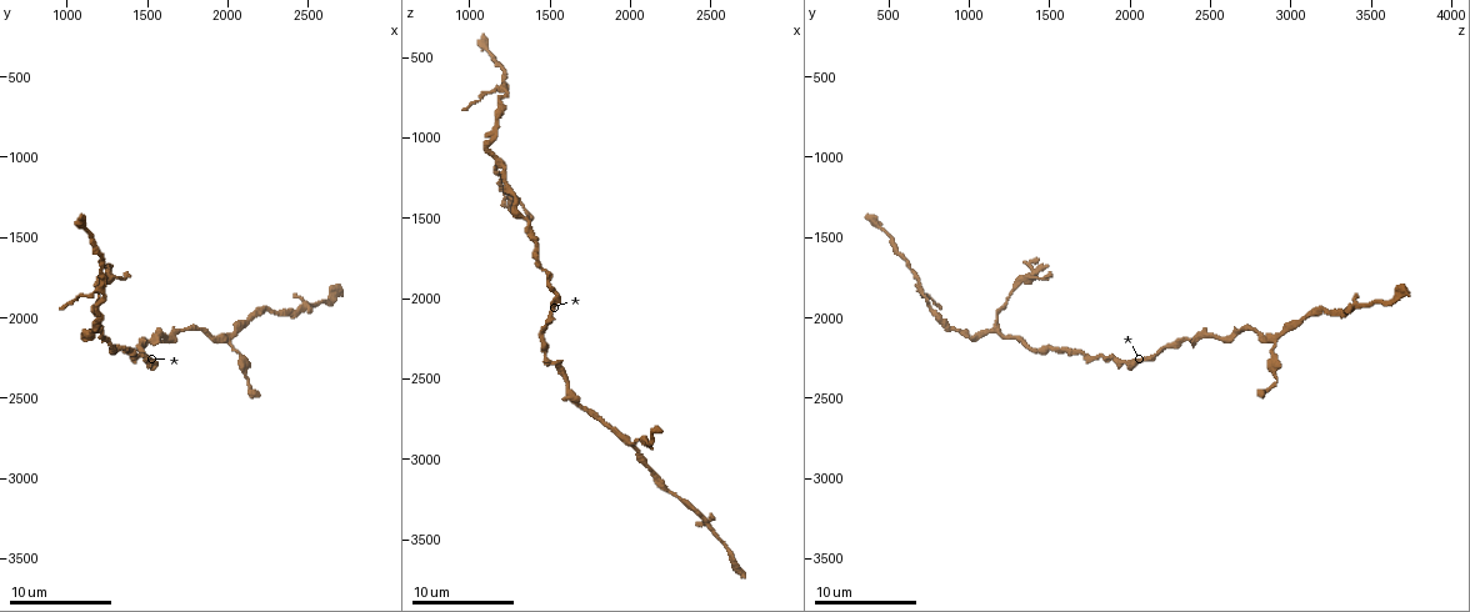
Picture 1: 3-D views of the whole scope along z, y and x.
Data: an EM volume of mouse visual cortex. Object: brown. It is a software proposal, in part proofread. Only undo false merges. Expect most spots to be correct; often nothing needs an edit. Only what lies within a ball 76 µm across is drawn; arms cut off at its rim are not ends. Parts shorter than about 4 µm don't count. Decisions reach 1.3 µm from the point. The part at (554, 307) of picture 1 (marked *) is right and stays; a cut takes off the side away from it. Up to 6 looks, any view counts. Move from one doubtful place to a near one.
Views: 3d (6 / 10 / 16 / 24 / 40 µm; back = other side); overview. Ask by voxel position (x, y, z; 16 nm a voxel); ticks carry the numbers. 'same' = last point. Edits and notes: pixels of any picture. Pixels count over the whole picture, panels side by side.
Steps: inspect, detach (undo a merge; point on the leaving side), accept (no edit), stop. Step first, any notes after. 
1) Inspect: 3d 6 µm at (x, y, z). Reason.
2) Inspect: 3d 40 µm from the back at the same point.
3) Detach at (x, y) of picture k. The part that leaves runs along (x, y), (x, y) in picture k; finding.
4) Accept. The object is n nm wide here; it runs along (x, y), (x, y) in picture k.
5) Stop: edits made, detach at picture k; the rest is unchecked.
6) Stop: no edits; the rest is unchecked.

Inspect: 3d 16 µm at (1180, 2040, 1160). Branch point.

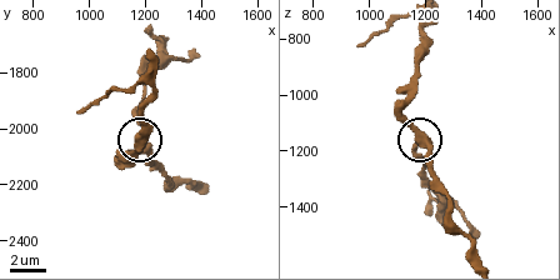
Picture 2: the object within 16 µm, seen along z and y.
Accept. The side arm is 10 µm long; it runs along (479, 255), (450, 215), (421, 141), (418, 156) in picture 2; all the same cell.

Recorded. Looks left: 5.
Inspect: 3d 6 µm at (1180, 1820, 680). Arms part here.

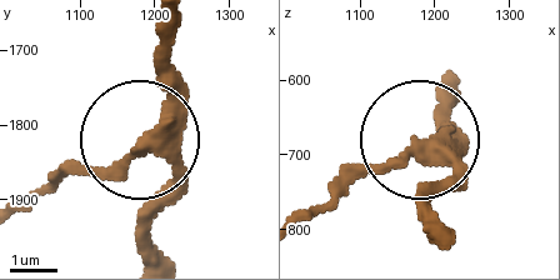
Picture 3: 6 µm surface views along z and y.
Accept. The object is 300 nm wide here; it runs along (146, 249), (166, 176), (159, 156), (135, 149), (55, 185) in picture 3; continuous, no second cell.

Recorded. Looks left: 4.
Inspect: 3d 16 µm at (2020, 2160, 2900). Three-way junction.

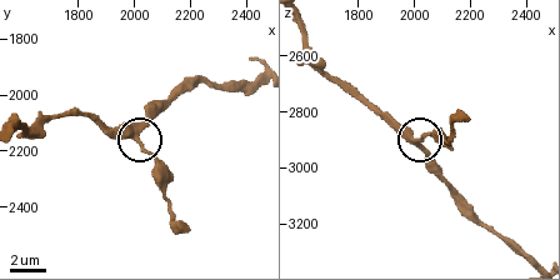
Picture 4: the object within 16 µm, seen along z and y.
Accept. It runs along (20, 130), (50, 116), (91, 116), (126, 130), (165, 174) in picture 4; continuous, no second cell.

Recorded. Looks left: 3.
Stop: no edits; the rest is unchecked.

